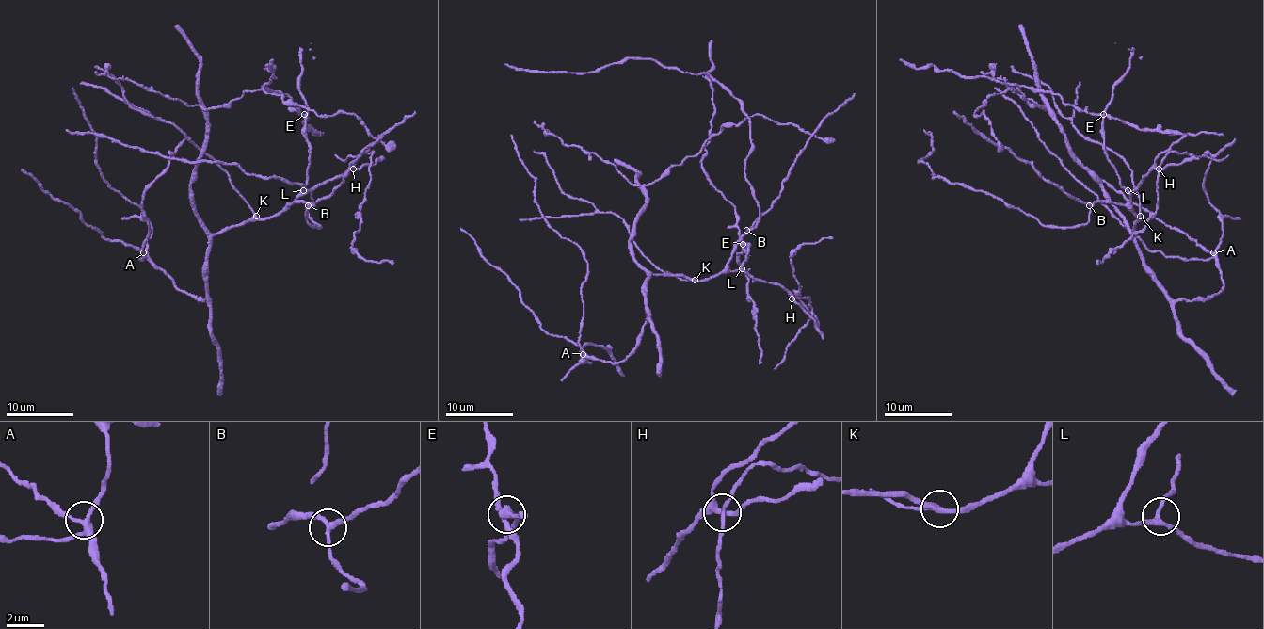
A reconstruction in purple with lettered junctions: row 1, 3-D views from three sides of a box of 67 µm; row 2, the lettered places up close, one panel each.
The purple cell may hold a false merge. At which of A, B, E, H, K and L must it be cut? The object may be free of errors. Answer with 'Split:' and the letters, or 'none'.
Split: E

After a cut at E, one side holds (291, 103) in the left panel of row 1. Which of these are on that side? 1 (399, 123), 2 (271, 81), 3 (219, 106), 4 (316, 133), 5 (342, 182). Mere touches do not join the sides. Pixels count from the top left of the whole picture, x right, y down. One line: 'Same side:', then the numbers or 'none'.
Same side: 2, 3, 4

